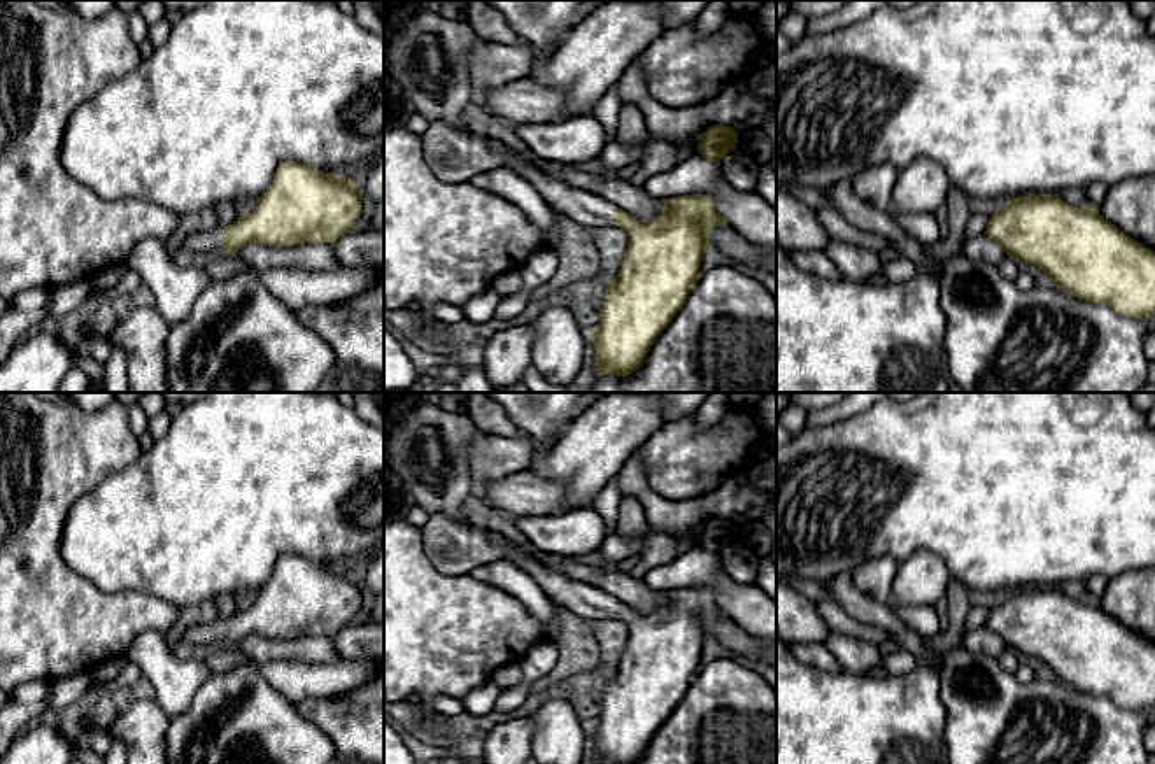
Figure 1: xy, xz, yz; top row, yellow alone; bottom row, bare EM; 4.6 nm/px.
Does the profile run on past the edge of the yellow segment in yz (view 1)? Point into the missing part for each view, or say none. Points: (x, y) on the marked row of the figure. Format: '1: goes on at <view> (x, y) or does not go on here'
1: does not go on here

